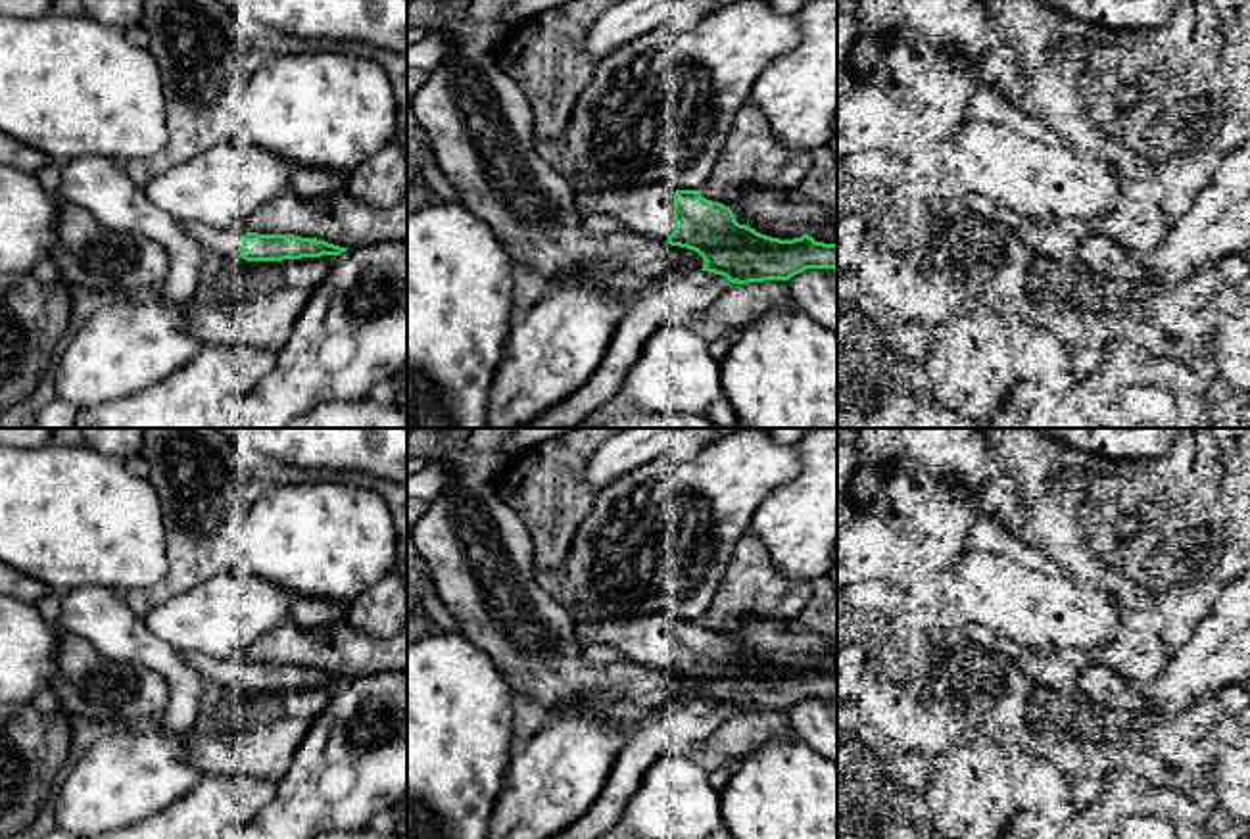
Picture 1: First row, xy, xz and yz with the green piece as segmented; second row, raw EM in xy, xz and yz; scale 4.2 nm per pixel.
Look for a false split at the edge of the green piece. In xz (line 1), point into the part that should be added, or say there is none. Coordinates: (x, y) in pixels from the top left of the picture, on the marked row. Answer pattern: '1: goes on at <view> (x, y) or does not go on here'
1: goes on at xz (642, 210)

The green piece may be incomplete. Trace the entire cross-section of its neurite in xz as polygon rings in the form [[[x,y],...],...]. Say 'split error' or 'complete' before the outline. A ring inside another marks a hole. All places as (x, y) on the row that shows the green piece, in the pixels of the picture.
split error; [[[664,184],[578,188],[578,205],[584,215],[605,213],[614,217],[626,232],[697,252],[705,261],[701,271],[722,275],[732,284],[789,280],[806,269],[837,271],[837,244],[816,242],[808,234],[793,240],[760,234],[747,225],[739,225],[730,207],[703,198],[699,190],[672,190]]]

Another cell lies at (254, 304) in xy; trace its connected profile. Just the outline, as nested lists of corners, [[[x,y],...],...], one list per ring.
[[[338,255],[246,261],[227,259],[215,280],[202,269],[188,300],[188,332],[202,346],[276,351]]]

